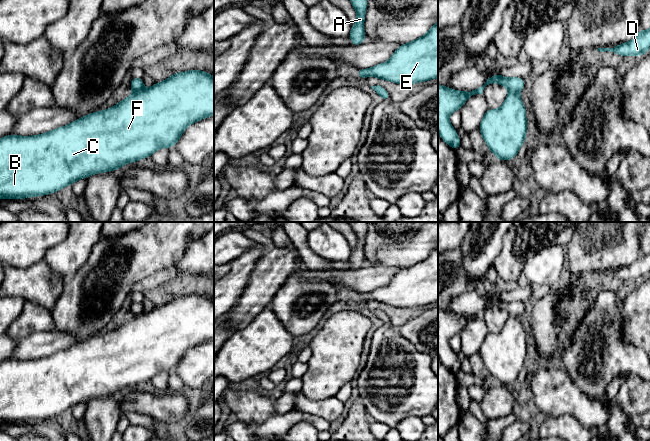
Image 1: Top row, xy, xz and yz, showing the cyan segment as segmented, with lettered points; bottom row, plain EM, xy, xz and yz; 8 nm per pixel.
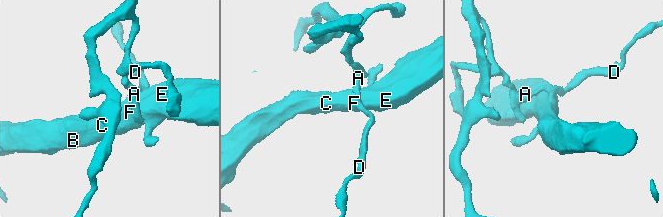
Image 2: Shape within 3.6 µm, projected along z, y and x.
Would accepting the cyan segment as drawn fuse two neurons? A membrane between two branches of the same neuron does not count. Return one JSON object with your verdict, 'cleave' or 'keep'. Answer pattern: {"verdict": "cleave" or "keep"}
{"verdict": "cleave"}

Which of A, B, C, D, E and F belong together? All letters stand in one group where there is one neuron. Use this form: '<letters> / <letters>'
A D / B C E F

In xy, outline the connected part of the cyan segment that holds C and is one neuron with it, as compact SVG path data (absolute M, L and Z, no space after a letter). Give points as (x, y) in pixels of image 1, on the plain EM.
M189 294L175 297L166 304L160 307L155 307L149 313L140 314L135 318L126 321L117 329L108 332L107 334L93 336L71 346L67 350L57 351L55 354L35 360L18 360L14 358L4 360L0 362L0 423L24 423L35 420L43 420L55 417L65 410L71 410L79 403L87 403L93 398L121 393L121 391L126 387L135 387L140 383L151 381L152 378L160 372L174 371L188 350L194 346L200 345L201 343L211 341L212 339L214 339L214 301L205 295Z

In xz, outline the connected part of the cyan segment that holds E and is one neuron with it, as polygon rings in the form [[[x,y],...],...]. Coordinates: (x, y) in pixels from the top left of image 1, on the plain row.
[[[438,244],[424,260],[397,272],[387,286],[355,296],[363,303],[375,300],[397,308],[438,302]]]

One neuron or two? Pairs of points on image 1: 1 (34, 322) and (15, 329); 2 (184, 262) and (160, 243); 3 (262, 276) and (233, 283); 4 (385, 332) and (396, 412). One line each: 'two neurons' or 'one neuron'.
1: one neuron
2: two neurons
3: two neurons
4: one neuron

